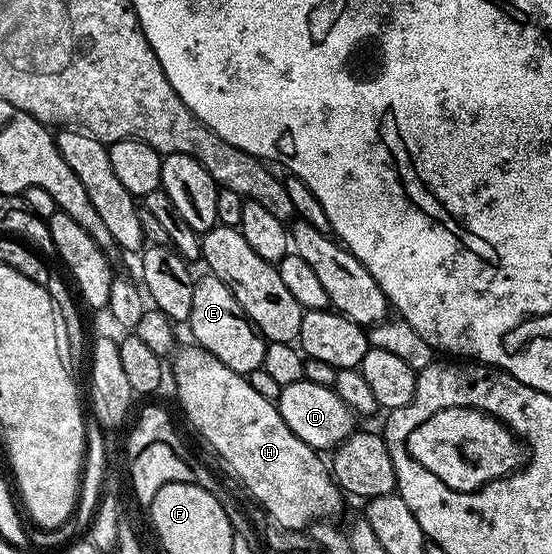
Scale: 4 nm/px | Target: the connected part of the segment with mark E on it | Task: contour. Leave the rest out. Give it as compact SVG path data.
M204 274L204 277L196 280L186 328L192 331L192 336L196 339L193 341L199 347L205 348L211 356L218 358L218 362L230 366L230 370L241 374L263 369L264 361L269 355L269 345L251 318L242 310L238 298L234 298L231 290L211 274Z

